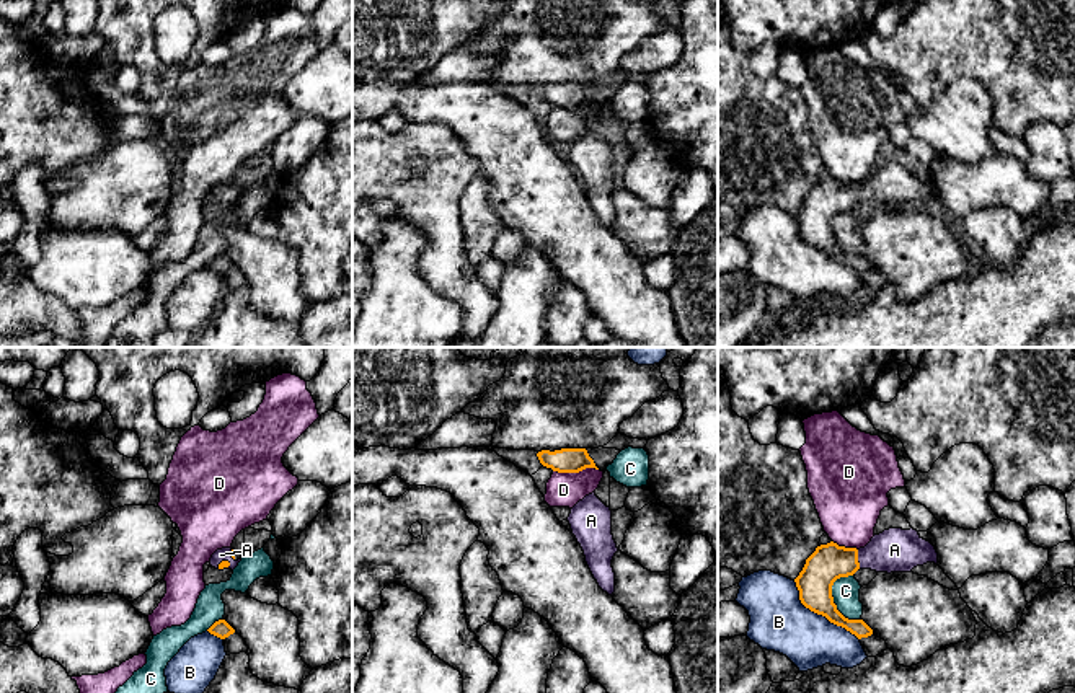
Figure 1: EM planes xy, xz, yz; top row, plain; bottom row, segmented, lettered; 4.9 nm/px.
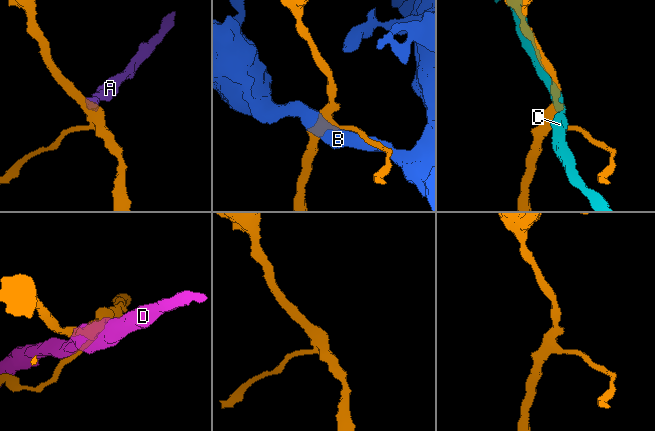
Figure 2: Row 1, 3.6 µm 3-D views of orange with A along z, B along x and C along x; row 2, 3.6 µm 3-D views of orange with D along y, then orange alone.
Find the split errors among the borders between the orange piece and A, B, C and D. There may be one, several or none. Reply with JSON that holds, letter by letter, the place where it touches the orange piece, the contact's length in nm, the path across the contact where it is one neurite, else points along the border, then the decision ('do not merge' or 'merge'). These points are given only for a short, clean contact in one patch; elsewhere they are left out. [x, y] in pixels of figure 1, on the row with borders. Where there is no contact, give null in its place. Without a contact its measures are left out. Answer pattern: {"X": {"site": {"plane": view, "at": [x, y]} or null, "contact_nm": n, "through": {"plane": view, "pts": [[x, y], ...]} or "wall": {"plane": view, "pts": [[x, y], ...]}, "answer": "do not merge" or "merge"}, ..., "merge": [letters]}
{"A": {"site": {"plane": "yz", "at": [857, 560]}, "contact_nm": 100, "through": {"plane": "yz", "pts": [[827, 563], [857, 560], [894, 550]]}, "answer": "merge"}, "B": {"site": {"plane": "yz", "at": [819, 613]}, "contact_nm": 440, "answer": "do not merge"}, "C": {"site": {"plane": "yz", "at": [834, 604]}, "contact_nm": 240, "answer": "do not merge"}, "D": {"site": {"plane": "xz", "at": [575, 472]}, "contact_nm": 220, "answer": "do not merge"}, "merge": ["A"]}

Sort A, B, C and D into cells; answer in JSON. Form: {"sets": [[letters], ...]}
{"sets": [["A"], ["B"], ["C"], ["D"]]}

